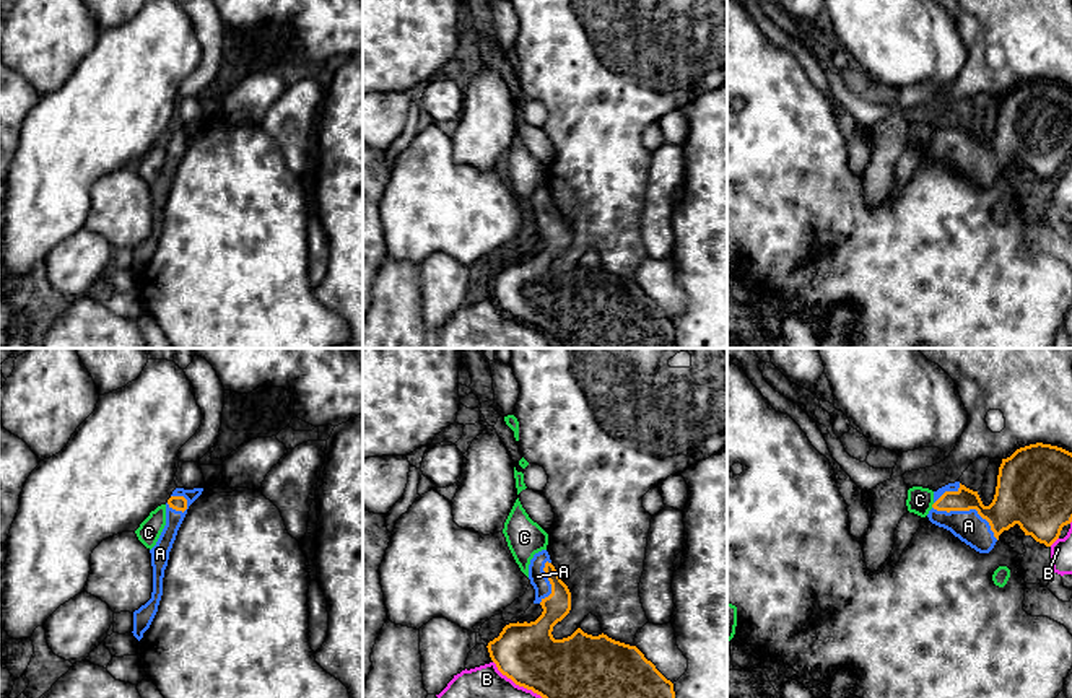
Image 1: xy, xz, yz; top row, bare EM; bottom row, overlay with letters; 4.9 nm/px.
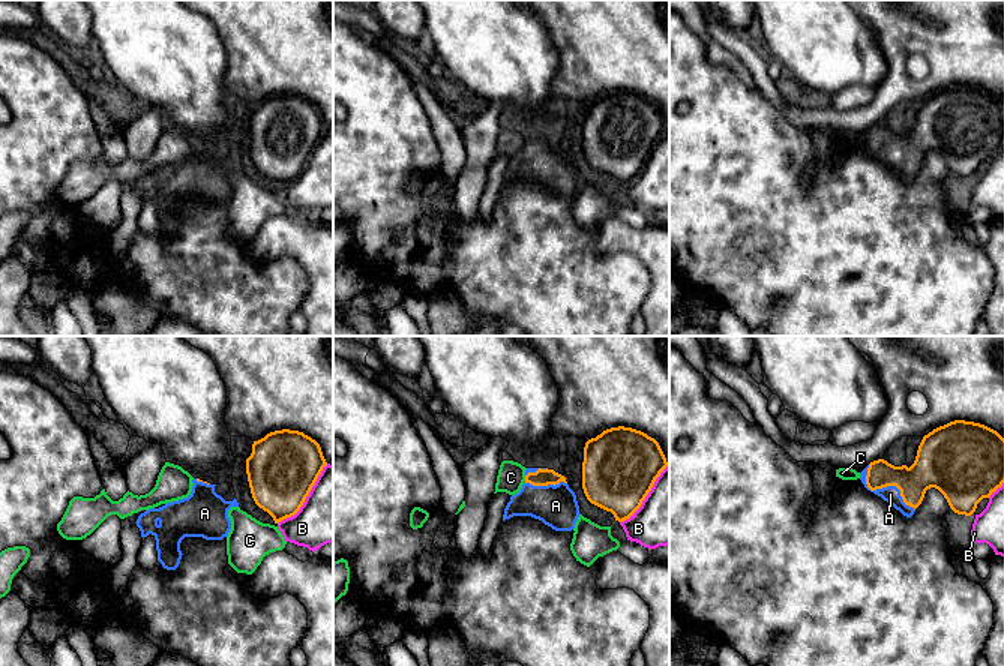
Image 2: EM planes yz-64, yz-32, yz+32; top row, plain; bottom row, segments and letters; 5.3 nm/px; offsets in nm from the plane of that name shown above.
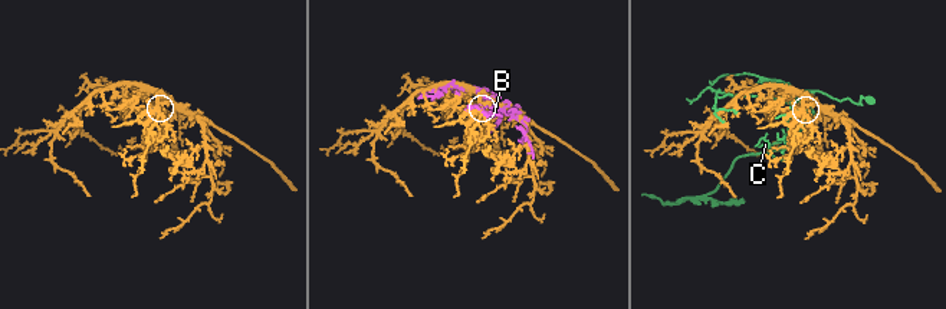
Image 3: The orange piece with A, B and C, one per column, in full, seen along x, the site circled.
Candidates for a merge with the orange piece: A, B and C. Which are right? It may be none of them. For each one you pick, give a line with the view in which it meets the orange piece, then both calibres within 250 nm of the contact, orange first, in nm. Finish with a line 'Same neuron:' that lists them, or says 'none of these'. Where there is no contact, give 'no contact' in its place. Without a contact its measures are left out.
A: yz | 240/160 nm
Same neuron: A

